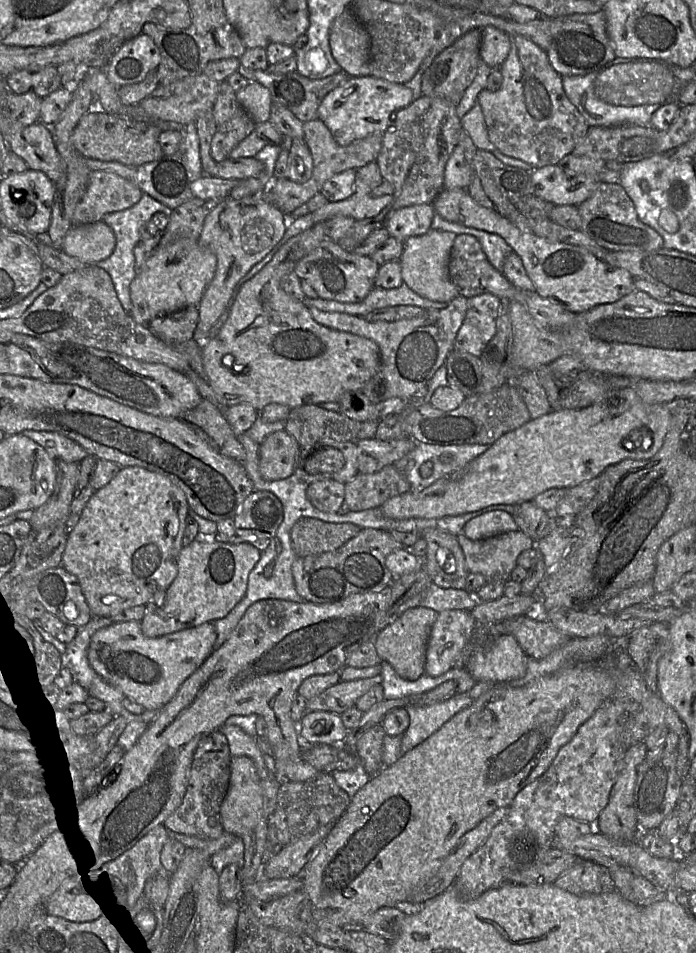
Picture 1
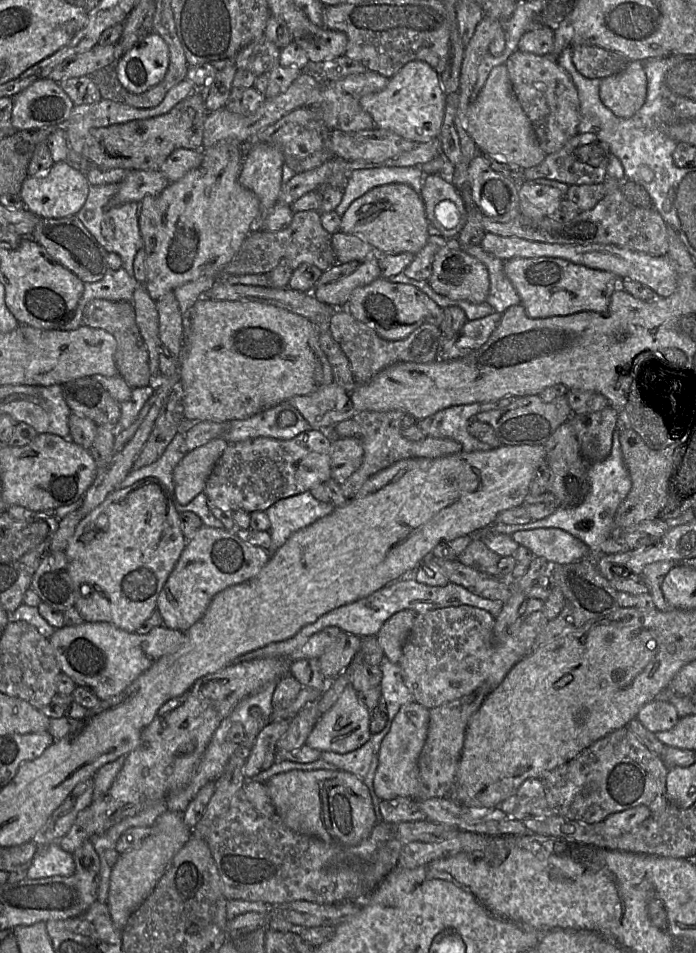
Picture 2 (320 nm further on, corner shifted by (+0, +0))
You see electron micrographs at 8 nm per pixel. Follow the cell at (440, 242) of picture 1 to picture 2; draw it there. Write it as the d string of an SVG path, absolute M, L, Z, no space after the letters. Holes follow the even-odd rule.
M457 241L448 243L434 257L432 274L427 280L429 285L436 293L451 300L464 300L473 304L486 302L490 291L487 267L460 248Z

